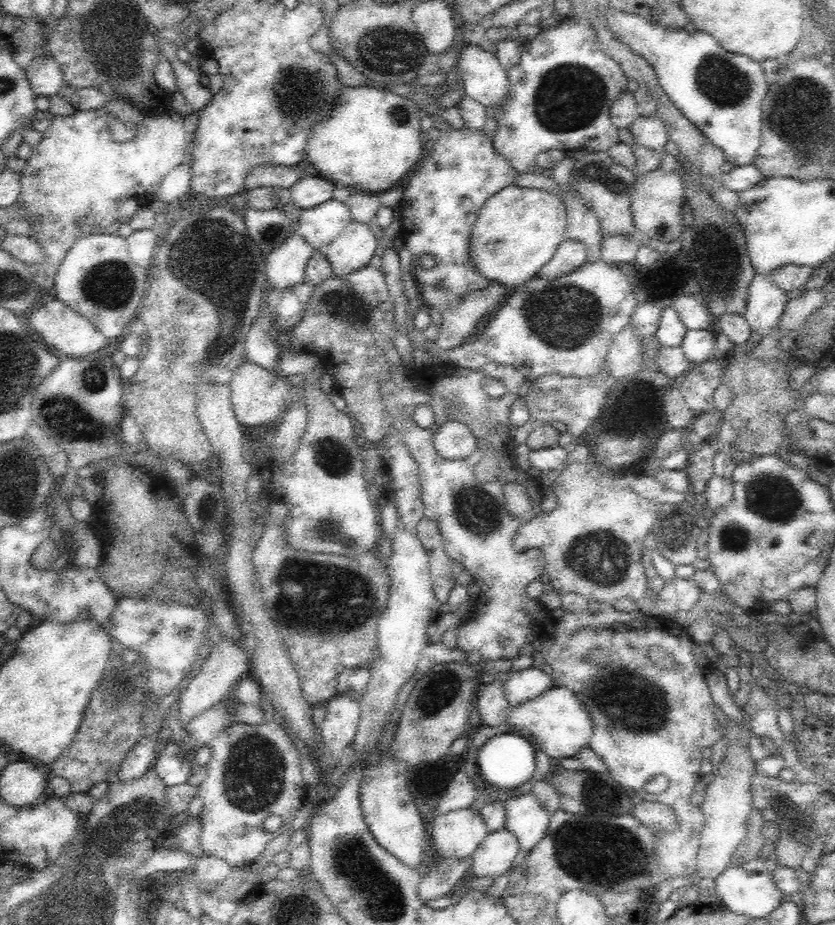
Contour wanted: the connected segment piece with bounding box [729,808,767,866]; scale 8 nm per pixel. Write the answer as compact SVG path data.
M753 808L748 820L747 833L730 855L729 866L744 866L746 862L758 858L762 854L760 850L767 842L760 833L762 825L765 823L762 813Z

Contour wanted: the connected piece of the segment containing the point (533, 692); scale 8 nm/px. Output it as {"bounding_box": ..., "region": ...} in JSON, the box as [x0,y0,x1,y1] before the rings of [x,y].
{"bounding_box":[502,666,553,707],"region":[[[532,666],[519,671],[511,670],[508,680],[502,683],[506,700],[515,707],[552,687],[553,678],[550,678],[547,669]]]}

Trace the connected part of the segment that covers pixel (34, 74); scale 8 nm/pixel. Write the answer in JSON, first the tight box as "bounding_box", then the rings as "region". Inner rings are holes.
{"bounding_box":[25,56,65,97],"region":[[[34,56],[25,74],[37,97],[54,96],[65,86],[63,72],[52,56]]]}

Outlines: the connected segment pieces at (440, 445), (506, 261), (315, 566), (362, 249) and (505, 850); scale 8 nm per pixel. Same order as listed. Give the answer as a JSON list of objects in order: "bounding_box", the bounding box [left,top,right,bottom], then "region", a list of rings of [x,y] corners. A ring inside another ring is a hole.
[{"bounding_box":[432,422,478,459],"region":[[[446,422],[434,434],[432,440],[437,453],[446,459],[469,457],[478,449],[473,431],[462,422]]]},{"bounding_box":[470,185,567,286],"region":[[[516,185],[506,186],[484,202],[478,211],[470,233],[470,261],[482,277],[490,282],[506,286],[522,286],[537,276],[538,270],[554,256],[558,244],[565,239],[567,212],[565,204],[557,192],[552,193],[537,188],[522,188]]]},{"bounding_box":[251,524,390,705],"region":[[[275,524],[264,527],[251,559],[257,594],[263,598],[265,611],[282,637],[294,670],[300,677],[306,701],[313,705],[326,704],[338,695],[336,683],[342,669],[372,666],[376,659],[378,620],[389,601],[390,577],[386,563],[377,550],[348,557],[292,549],[285,541],[283,528]]]},{"bounding_box":[323,222,378,280],"region":[[[350,222],[342,232],[323,249],[334,277],[344,280],[350,274],[366,267],[373,258],[378,237],[361,222]]]},{"bounding_box":[469,828,519,881],"region":[[[506,828],[490,832],[488,836],[480,843],[480,846],[476,849],[476,852],[471,856],[471,870],[469,873],[469,879],[474,878],[490,878],[494,881],[498,876],[506,874],[512,870],[512,861],[519,850],[518,839],[513,836],[512,833],[506,831]]]}]

